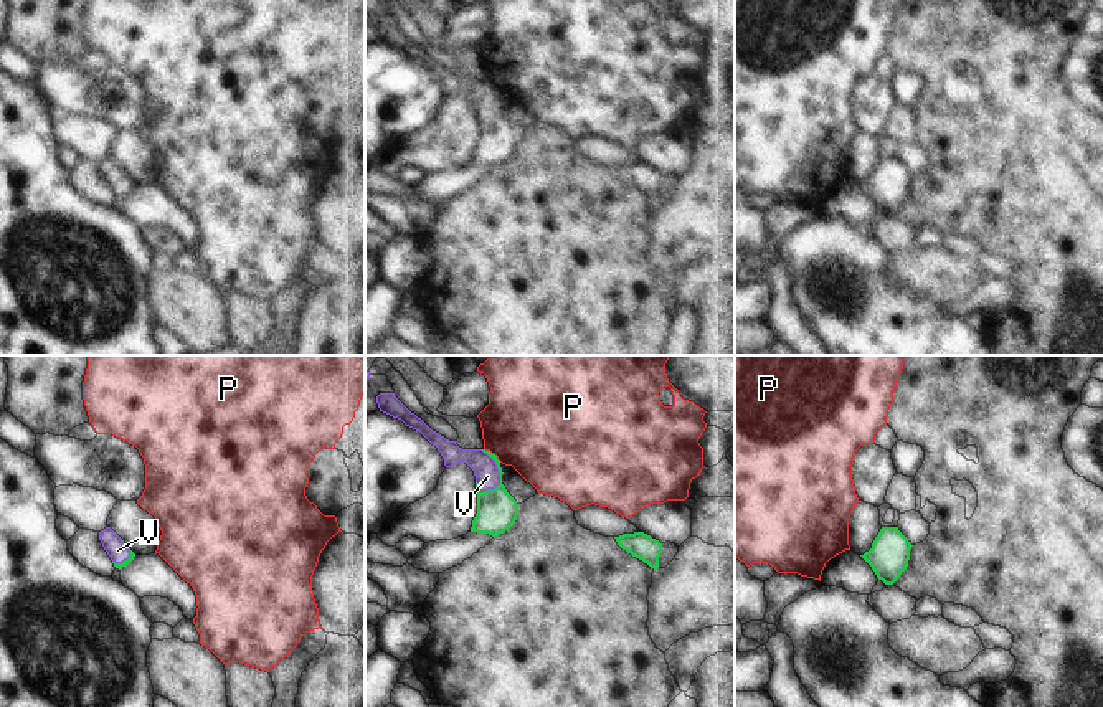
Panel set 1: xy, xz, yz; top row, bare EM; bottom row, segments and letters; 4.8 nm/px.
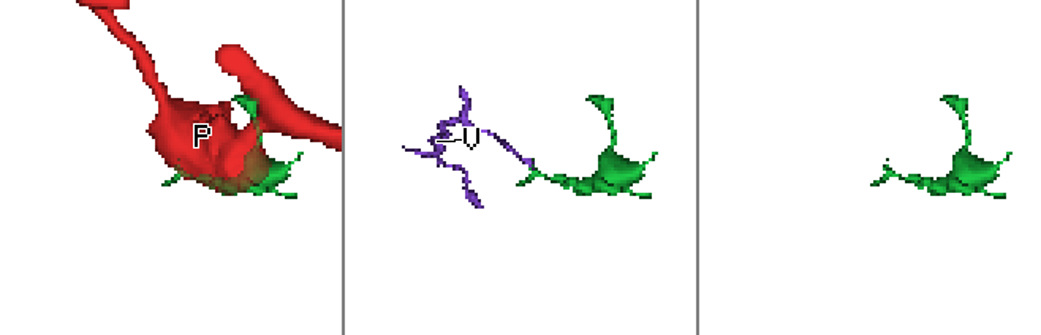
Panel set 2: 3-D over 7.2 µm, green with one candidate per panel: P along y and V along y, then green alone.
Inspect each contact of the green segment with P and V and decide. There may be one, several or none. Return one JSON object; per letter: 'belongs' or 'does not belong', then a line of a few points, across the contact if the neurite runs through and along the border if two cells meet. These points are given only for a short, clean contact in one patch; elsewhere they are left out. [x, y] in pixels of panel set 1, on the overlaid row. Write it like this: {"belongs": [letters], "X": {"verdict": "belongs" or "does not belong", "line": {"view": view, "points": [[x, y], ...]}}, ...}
{"belongs": ["V"], "P": {"verdict": "does not belong", "line": {"view": "xz", "points": [[484, 448], [501, 461]]}}, "V": {"verdict": "belongs", "line": {"view": "xz", "points": [[497, 511], [499, 471], [487, 476]]}}}

